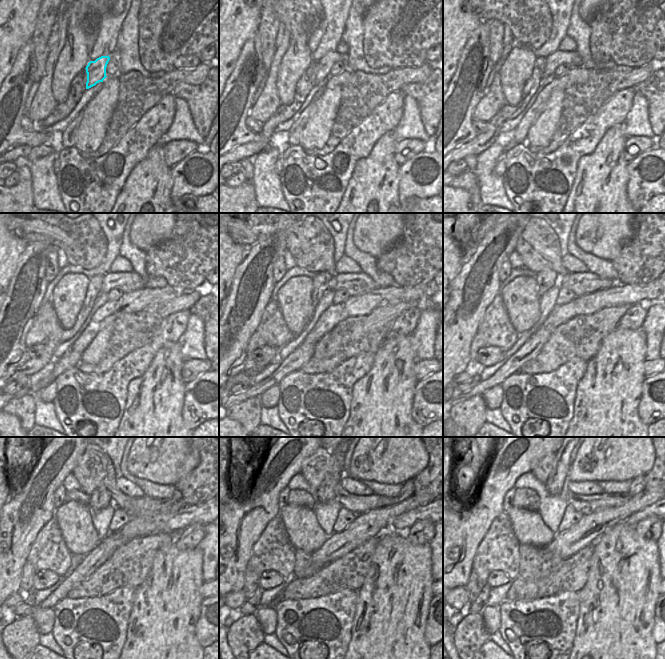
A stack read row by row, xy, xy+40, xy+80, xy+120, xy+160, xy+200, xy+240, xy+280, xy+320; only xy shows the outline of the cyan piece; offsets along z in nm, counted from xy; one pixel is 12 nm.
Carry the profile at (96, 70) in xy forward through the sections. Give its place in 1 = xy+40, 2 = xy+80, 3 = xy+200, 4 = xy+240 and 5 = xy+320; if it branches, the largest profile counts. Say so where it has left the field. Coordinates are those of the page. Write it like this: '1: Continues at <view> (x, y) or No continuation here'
1: Continues at xy+40 (325, 64)
2: Continues at xy+80 (559, 57)
3: Continues at xy+200 (580, 283)
4: Continues at xy+240 (141, 504)
5: Continues at xy+320 (637, 485)

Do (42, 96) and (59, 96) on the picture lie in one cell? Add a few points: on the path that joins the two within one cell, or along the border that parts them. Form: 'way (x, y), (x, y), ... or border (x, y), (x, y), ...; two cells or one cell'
border (53, 72), (51, 94), (57, 103); two cells

